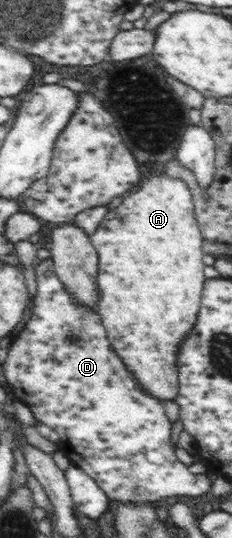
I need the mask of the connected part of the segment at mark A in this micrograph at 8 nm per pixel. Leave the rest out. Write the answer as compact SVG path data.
M155 173L151 177L147 177L147 181L143 181L139 185L139 189L131 195L127 195L123 199L123 203L110 210L109 216L99 223L99 227L90 235L91 243L95 246L98 253L95 277L95 292L98 292L98 302L96 303L96 311L100 315L100 320L106 329L109 341L113 349L119 354L126 365L127 370L133 374L137 384L143 390L161 401L162 403L174 401L178 391L178 375L176 375L176 353L180 343L184 337L191 331L191 325L194 325L196 313L200 308L200 297L202 296L206 278L203 274L205 271L205 263L203 263L203 236L198 224L198 218L195 217L195 208L193 195L196 194L188 182L184 182L181 178L175 178L165 173Z

